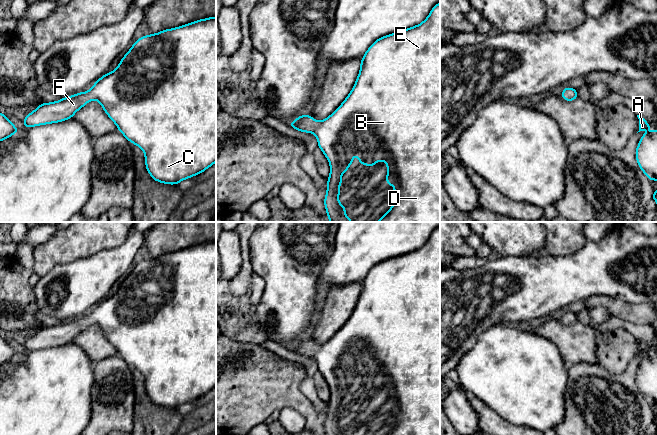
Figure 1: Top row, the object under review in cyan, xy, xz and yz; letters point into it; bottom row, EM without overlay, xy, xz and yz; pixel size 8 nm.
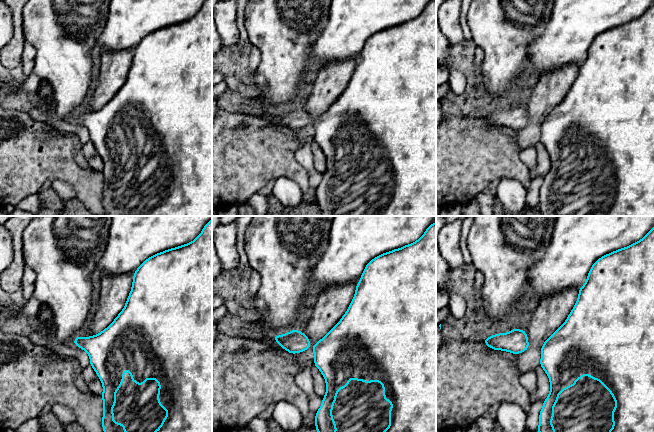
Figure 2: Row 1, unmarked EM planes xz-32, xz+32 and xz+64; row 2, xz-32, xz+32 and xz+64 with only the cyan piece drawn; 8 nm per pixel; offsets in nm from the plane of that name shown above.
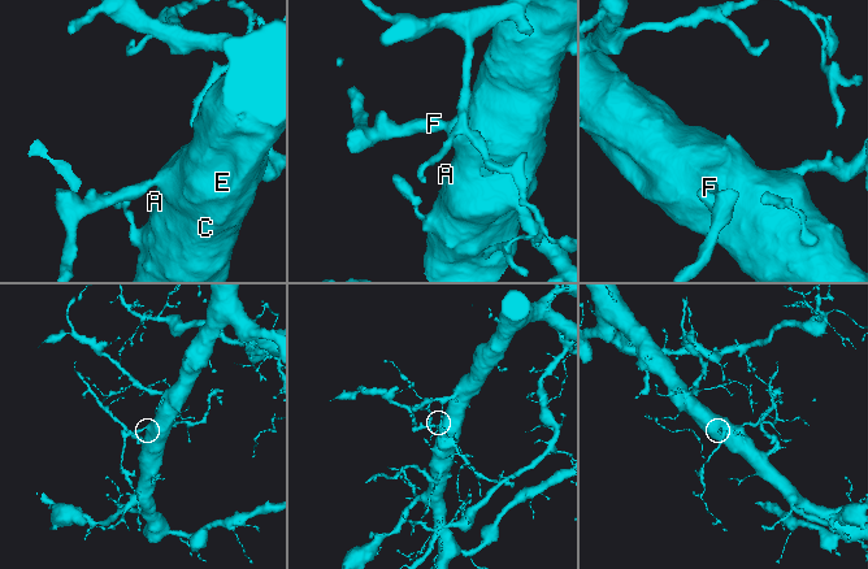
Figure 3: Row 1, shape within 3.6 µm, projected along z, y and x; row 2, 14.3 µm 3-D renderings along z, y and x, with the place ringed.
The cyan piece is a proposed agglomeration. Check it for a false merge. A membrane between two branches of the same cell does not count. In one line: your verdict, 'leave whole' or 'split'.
leave whole

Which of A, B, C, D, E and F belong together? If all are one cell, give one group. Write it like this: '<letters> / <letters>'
A B C D E F

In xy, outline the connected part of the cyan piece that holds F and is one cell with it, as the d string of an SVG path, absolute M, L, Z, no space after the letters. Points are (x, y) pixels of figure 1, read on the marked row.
M216 17L197 20L180 27L163 30L159 33L139 38L121 59L118 67L113 72L108 72L98 79L88 92L77 93L56 102L42 103L33 112L26 115L23 120L25 129L70 119L79 109L91 100L97 100L103 107L105 113L117 125L118 131L120 131L128 141L143 150L146 169L153 180L165 184L177 185L182 180L202 173L216 162Z

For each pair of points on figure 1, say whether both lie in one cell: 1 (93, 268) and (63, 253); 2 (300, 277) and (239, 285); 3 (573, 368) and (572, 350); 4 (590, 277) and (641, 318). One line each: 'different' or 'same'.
1: different
2: different
3: different
4: different

